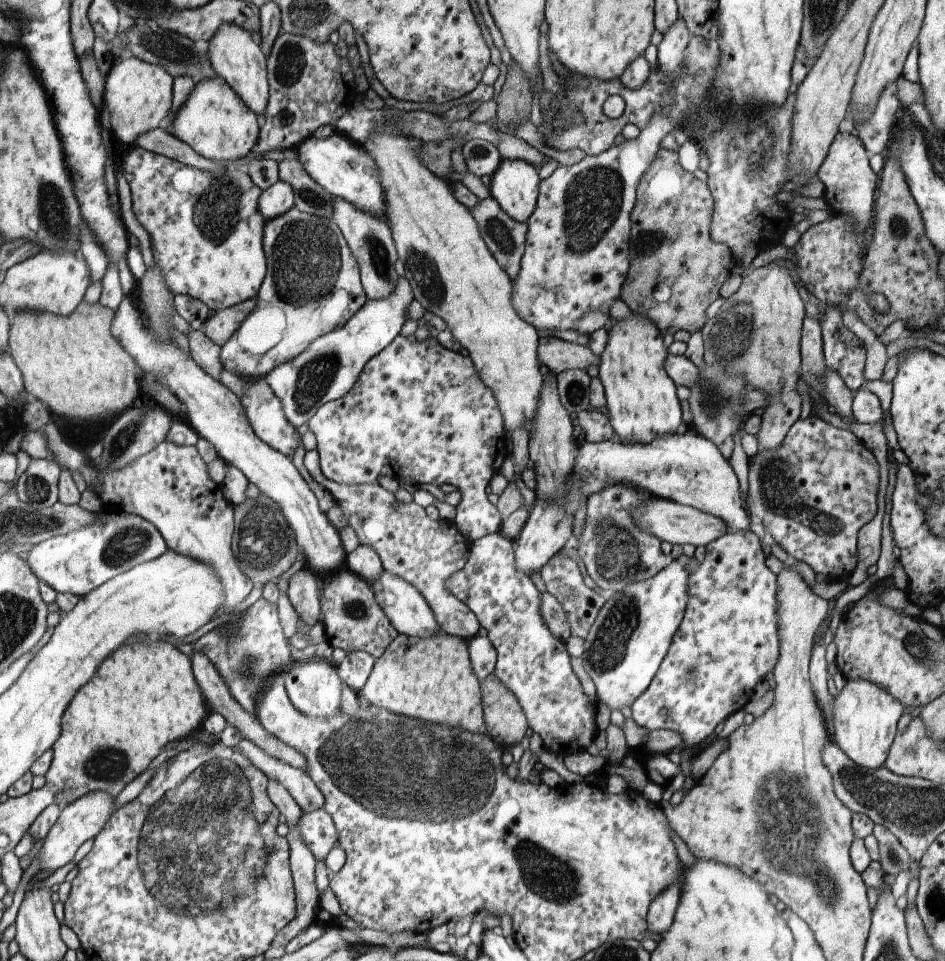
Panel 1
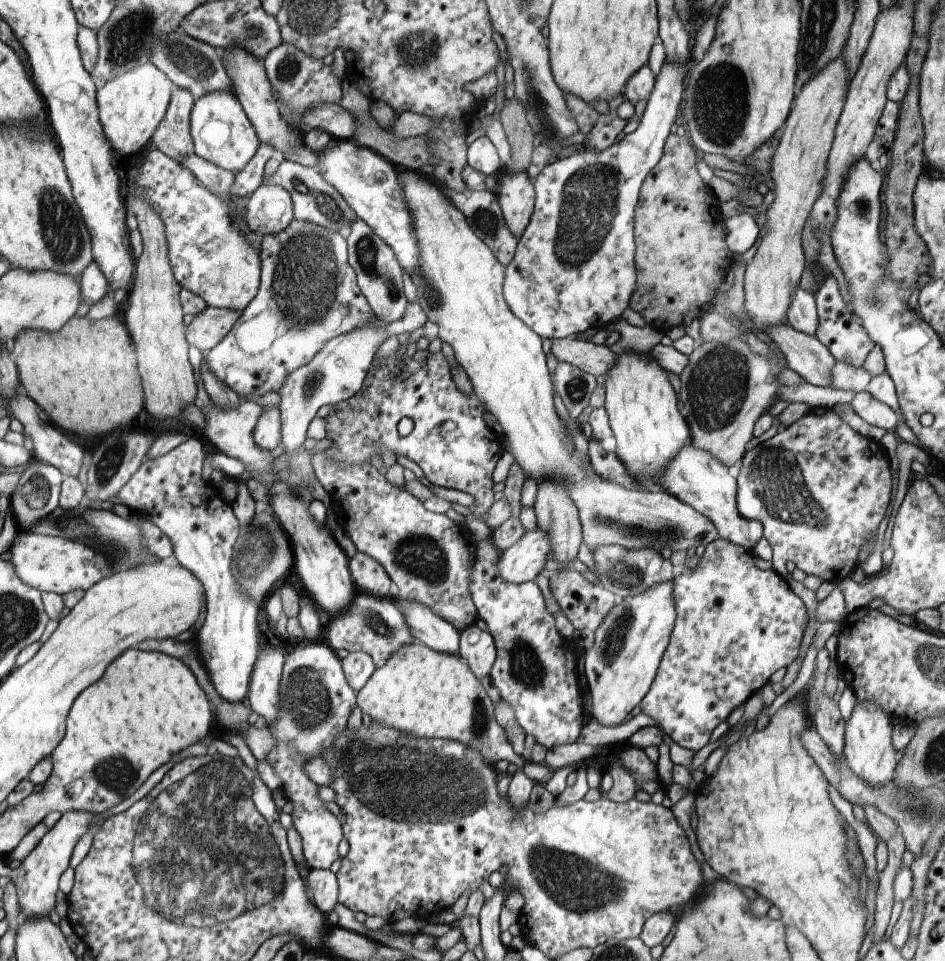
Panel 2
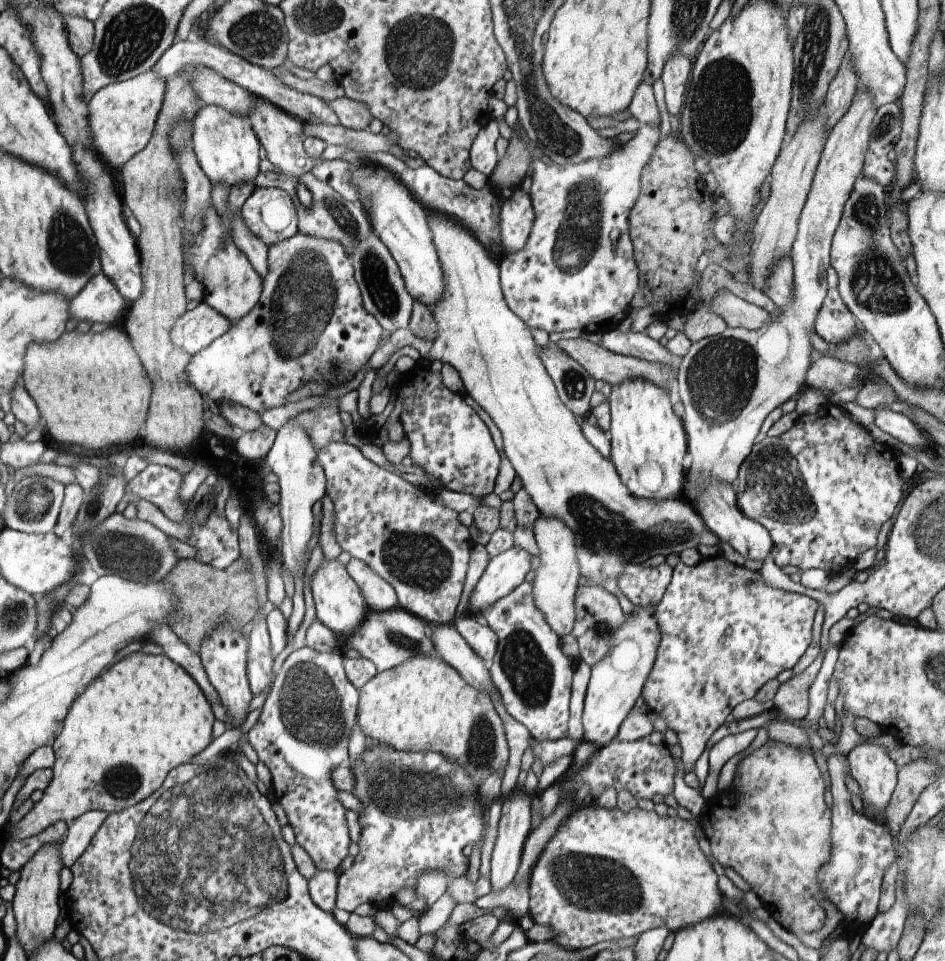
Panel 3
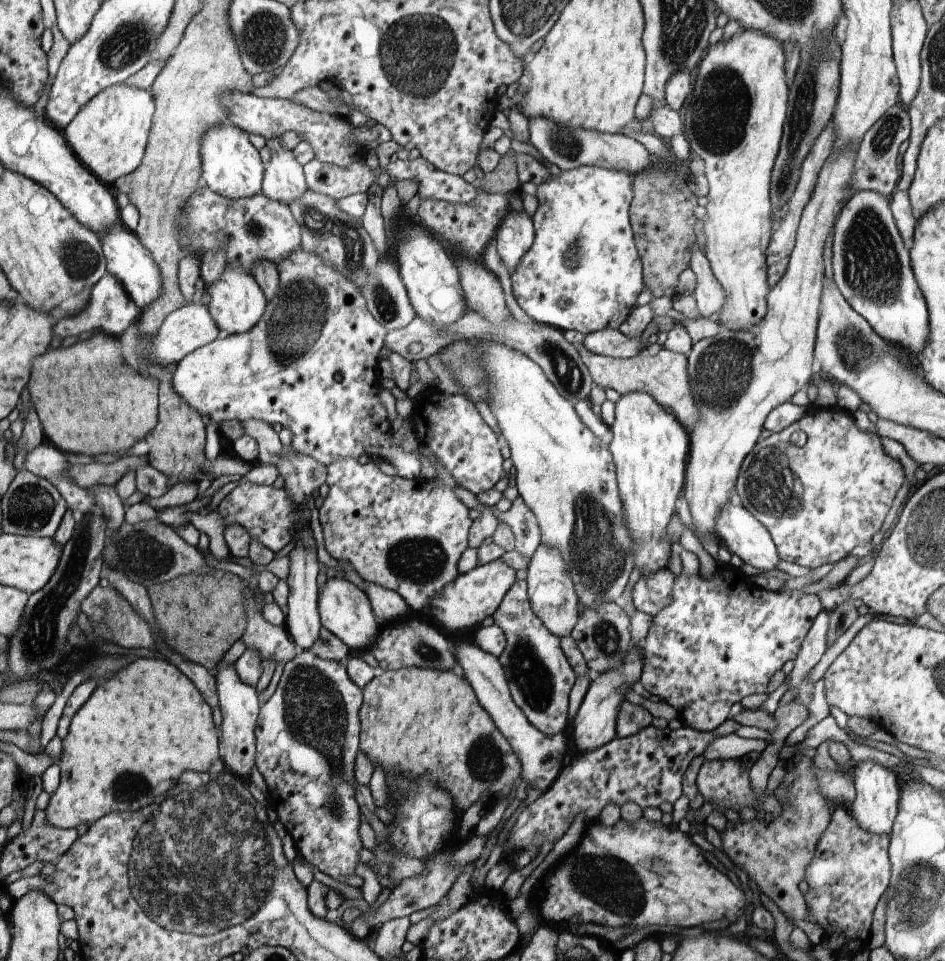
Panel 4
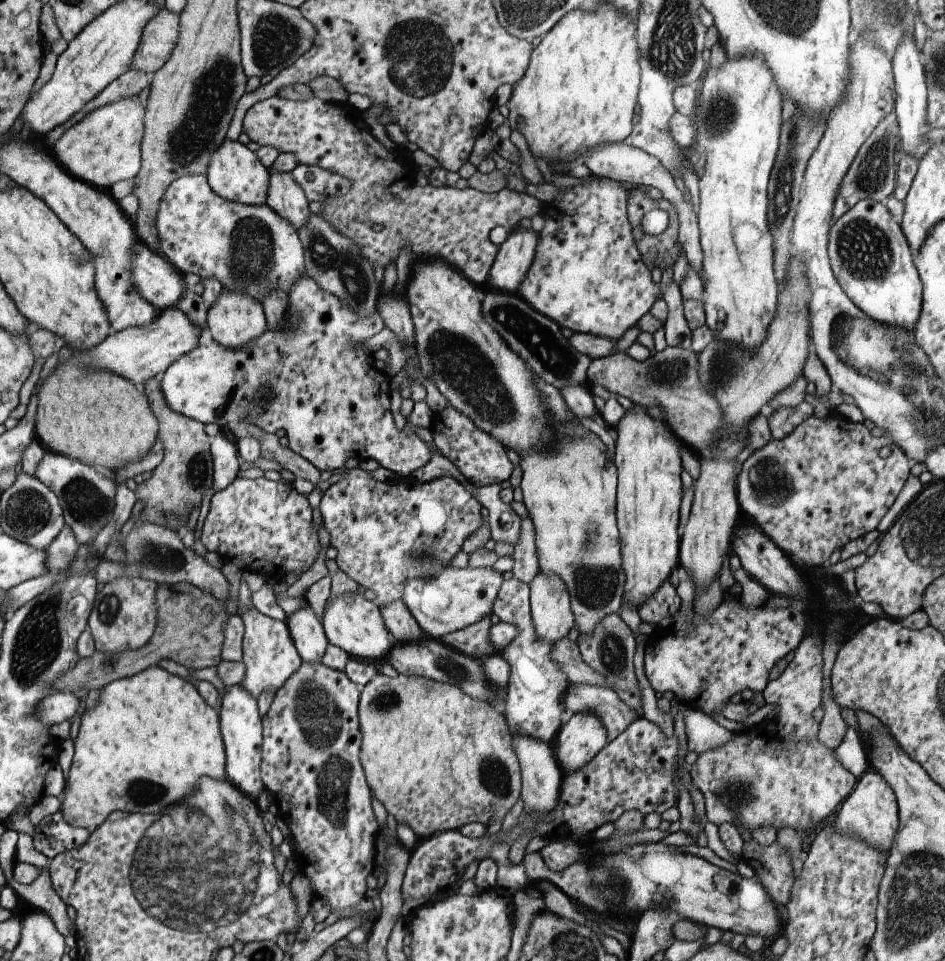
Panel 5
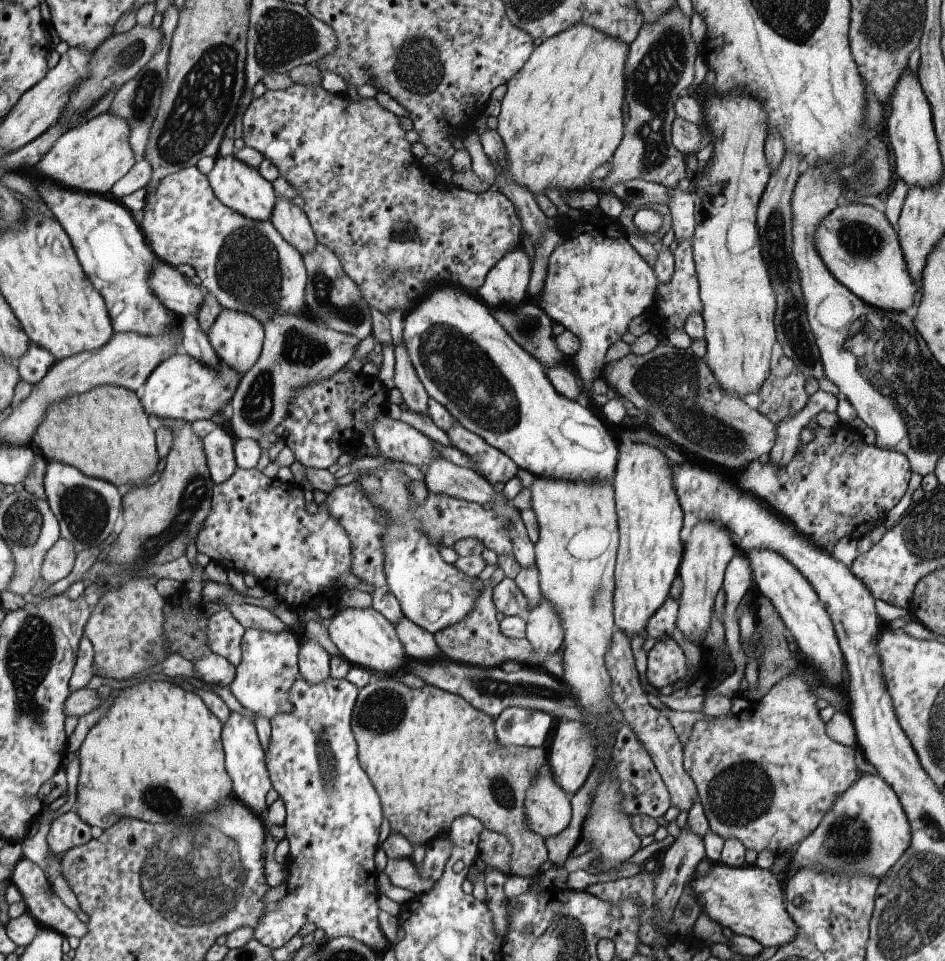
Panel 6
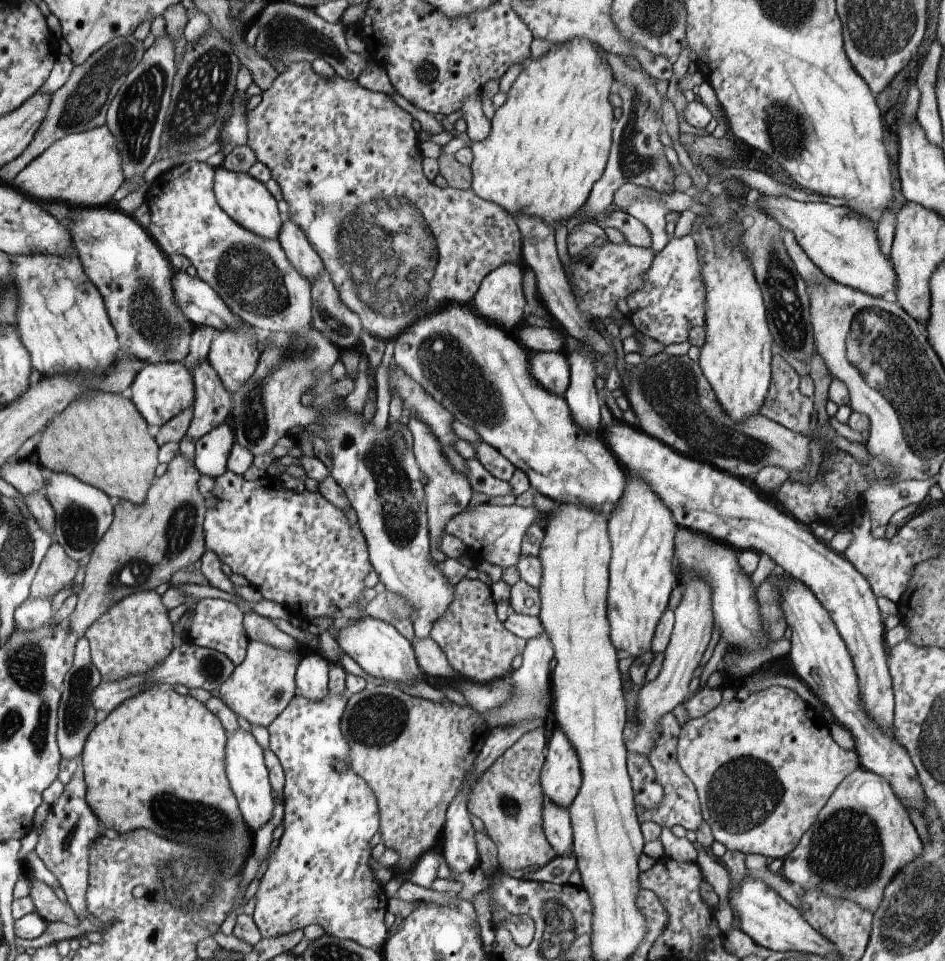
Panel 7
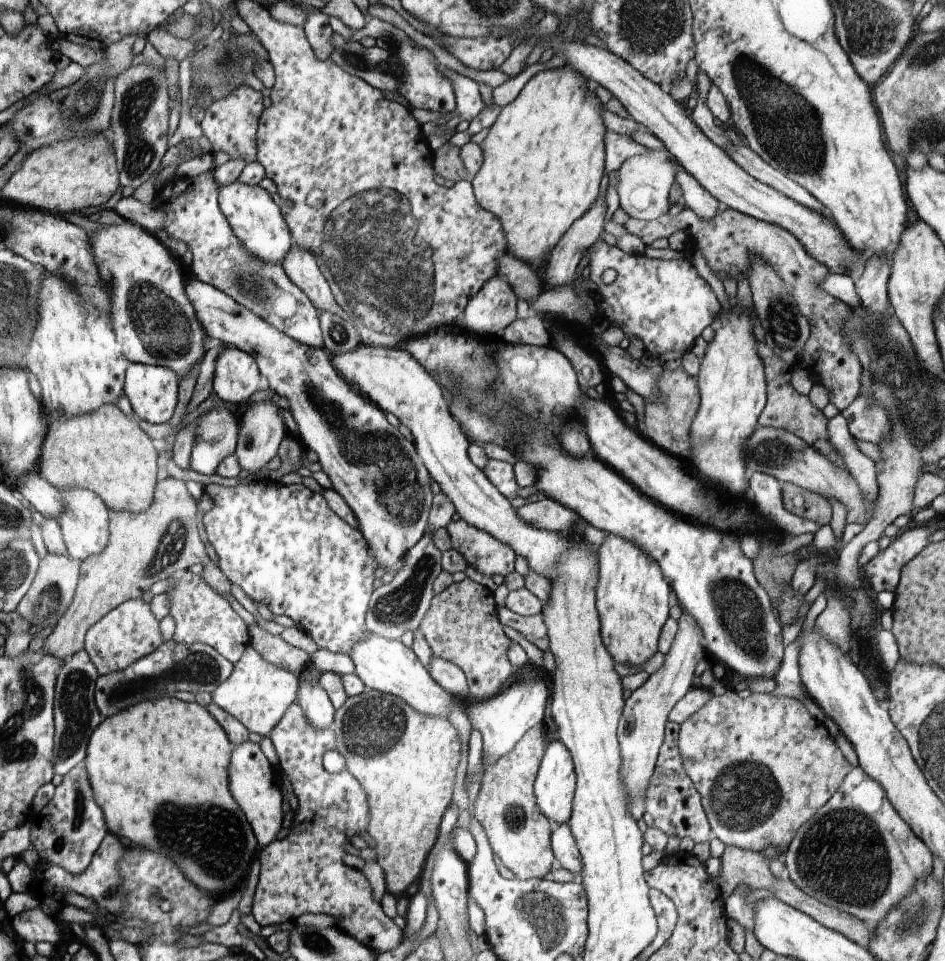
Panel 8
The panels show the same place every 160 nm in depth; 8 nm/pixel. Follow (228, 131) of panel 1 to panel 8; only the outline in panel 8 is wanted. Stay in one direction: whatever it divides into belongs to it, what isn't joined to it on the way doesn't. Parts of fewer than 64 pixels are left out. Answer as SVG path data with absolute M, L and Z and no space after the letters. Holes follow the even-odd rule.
M234 182L220 187L220 208L241 244L266 263L282 263L294 245L284 214L262 186Z

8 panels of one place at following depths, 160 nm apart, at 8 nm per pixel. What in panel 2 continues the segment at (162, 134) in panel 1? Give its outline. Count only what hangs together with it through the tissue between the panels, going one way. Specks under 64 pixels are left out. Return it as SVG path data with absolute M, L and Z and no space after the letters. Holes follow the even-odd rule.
M195 152L182 157L181 163L188 167L198 177L198 180L212 192L218 193L222 197L232 195L231 188L236 173L200 158Z

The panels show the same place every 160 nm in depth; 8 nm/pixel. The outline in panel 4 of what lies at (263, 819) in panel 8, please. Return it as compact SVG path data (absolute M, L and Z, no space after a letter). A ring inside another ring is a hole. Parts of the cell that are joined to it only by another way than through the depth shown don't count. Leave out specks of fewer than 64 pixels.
M228 663L216 666L213 674L215 676L219 707L222 714L222 740L226 746L226 752L222 760L226 764L226 769L237 772L239 775L246 775L249 778L254 766L256 766L257 756L257 718L261 712L259 693L254 690L253 685L246 684L239 676L234 664Z

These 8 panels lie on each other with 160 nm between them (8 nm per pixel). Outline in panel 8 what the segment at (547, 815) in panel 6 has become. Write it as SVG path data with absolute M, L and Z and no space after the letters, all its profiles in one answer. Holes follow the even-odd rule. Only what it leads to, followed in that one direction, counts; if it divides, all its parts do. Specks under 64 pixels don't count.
M556 824L553 830L553 852L557 855L562 868L570 870L575 880L581 878L581 856L570 827L564 824Z

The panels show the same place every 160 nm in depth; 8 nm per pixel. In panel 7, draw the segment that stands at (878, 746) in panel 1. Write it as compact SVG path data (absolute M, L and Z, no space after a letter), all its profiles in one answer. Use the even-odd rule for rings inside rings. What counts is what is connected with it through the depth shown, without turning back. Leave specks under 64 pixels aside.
M859 767L852 774L848 774L841 784L838 784L838 788L834 790L824 808L816 816L810 830L802 836L798 847L783 860L784 865L780 872L785 879L801 890L818 888L826 896L849 900L858 904L860 908L874 913L882 904L884 888L888 882L906 864L918 858L922 850L924 850L924 844L910 820L909 813L899 798L894 796L890 784L880 776Z

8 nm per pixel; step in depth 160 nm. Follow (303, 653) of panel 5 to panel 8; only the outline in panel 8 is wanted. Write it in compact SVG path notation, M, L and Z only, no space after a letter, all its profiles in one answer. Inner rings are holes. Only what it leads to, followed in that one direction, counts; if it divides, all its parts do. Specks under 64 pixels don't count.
M312 667L298 675L298 704L313 727L332 727L336 719L336 709L325 688L312 677Z

